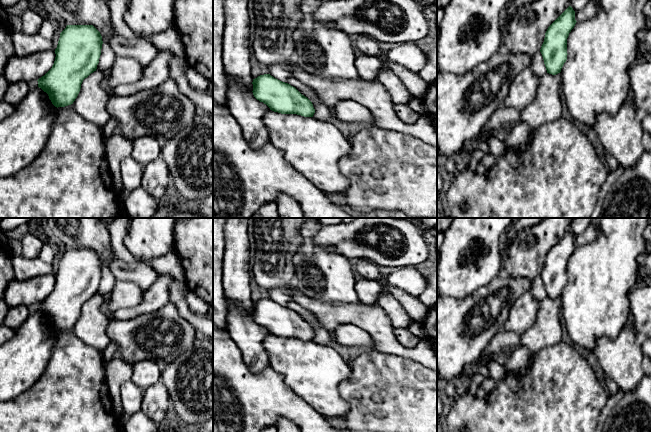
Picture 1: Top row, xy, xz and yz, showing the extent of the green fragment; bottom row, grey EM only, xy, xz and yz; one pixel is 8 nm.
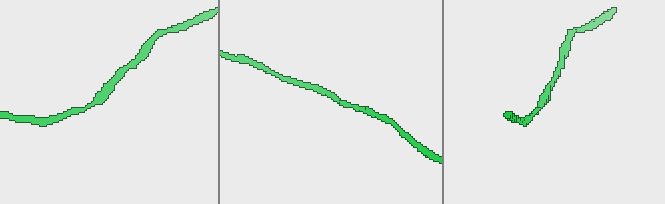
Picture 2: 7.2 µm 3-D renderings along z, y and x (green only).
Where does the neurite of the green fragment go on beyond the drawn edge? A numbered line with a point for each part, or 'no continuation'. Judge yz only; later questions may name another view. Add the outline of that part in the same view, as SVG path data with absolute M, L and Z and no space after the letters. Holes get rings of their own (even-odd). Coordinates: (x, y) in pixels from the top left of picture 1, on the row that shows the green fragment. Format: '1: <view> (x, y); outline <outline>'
1: yz (594, 79); outline M594 0L598 7L597 15L590 20L576 22L574 28L569 33L567 38L567 60L560 72L561 86L568 113L573 117L575 123L577 123L580 127L587 126L592 128L595 124L596 117L599 114L606 113L608 115L615 115L621 106L628 100L630 96L630 79L628 71L630 66L636 63L636 58L639 54L637 34L641 31L644 31L646 28L651 27L651 23L646 20L643 12L647 1L648 0Z

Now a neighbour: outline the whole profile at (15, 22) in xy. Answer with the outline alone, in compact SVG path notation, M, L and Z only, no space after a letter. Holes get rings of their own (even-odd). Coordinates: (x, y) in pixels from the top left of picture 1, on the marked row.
M9 15L7 16L7 22L11 27L12 32L21 32L22 31L22 20L20 15Z

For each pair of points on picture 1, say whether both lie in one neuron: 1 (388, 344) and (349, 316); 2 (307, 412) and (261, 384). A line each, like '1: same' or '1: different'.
1: same
2: same

